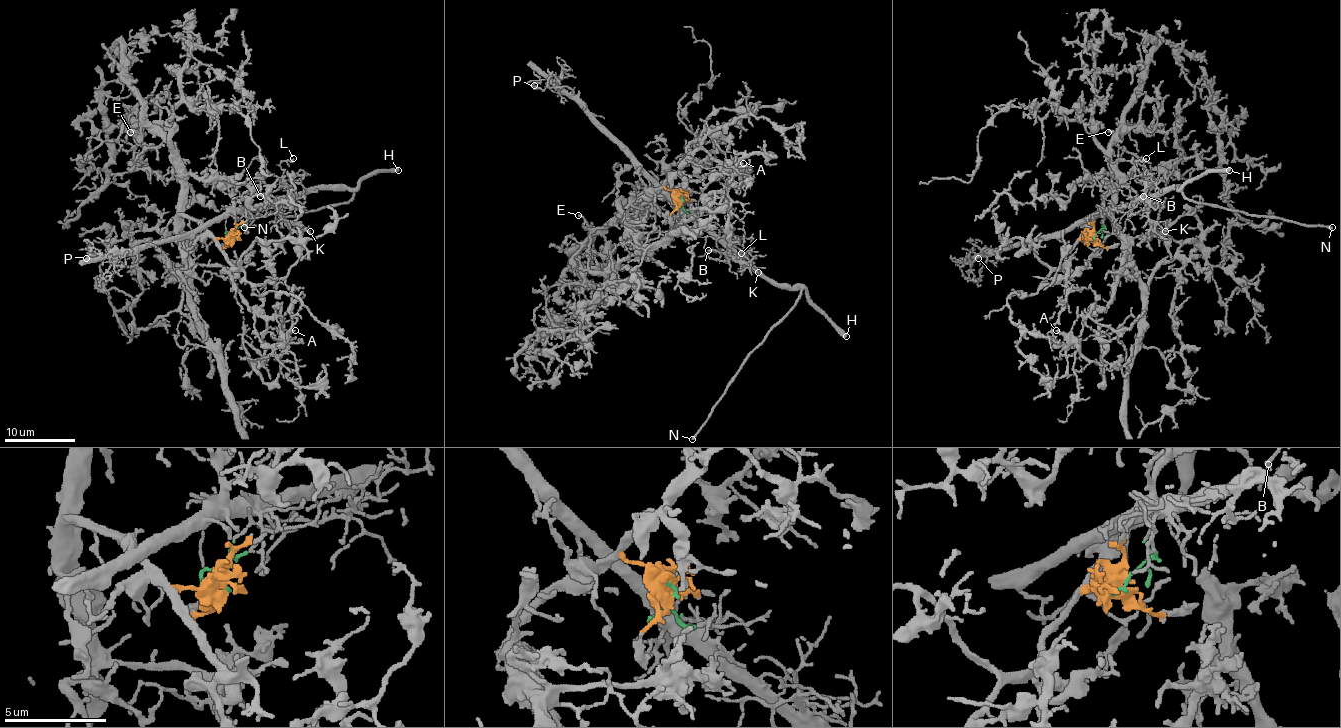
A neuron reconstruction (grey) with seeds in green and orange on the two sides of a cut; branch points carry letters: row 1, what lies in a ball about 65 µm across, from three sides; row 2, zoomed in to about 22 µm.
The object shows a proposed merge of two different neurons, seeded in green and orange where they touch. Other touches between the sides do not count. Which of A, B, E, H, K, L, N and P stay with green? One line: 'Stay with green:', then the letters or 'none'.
Stay with green: B, H, K, L, N, P

